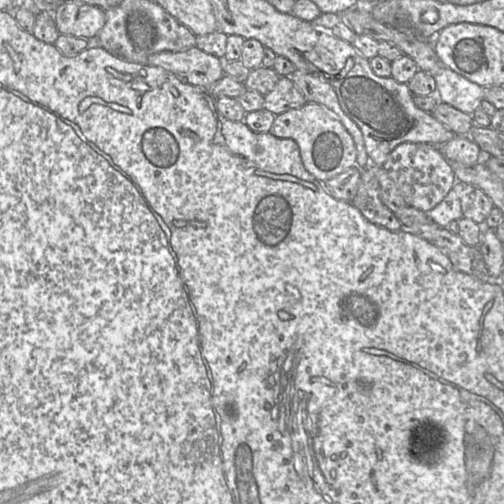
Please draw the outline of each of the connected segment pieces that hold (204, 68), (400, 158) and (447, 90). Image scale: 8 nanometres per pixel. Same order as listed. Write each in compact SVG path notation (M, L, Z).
M197 47L181 52L152 54L147 62L161 67L188 84L209 89L224 75L224 60Z
M404 142L397 145L382 167L396 184L406 204L424 212L440 203L457 181L440 148L423 142Z
M442 66L434 78L436 95L440 102L470 115L480 107L484 99L484 87L471 82L446 66Z

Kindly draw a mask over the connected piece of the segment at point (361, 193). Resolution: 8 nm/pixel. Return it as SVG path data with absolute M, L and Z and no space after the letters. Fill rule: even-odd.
M370 165L361 168L360 182L356 195L350 202L370 222L391 231L405 229L396 214L380 198L380 185L370 170Z

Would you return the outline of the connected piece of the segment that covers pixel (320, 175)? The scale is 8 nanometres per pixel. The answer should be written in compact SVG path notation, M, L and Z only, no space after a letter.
M306 103L279 114L269 132L278 138L294 140L305 169L318 181L325 182L356 165L357 150L352 136L337 115L323 105Z

